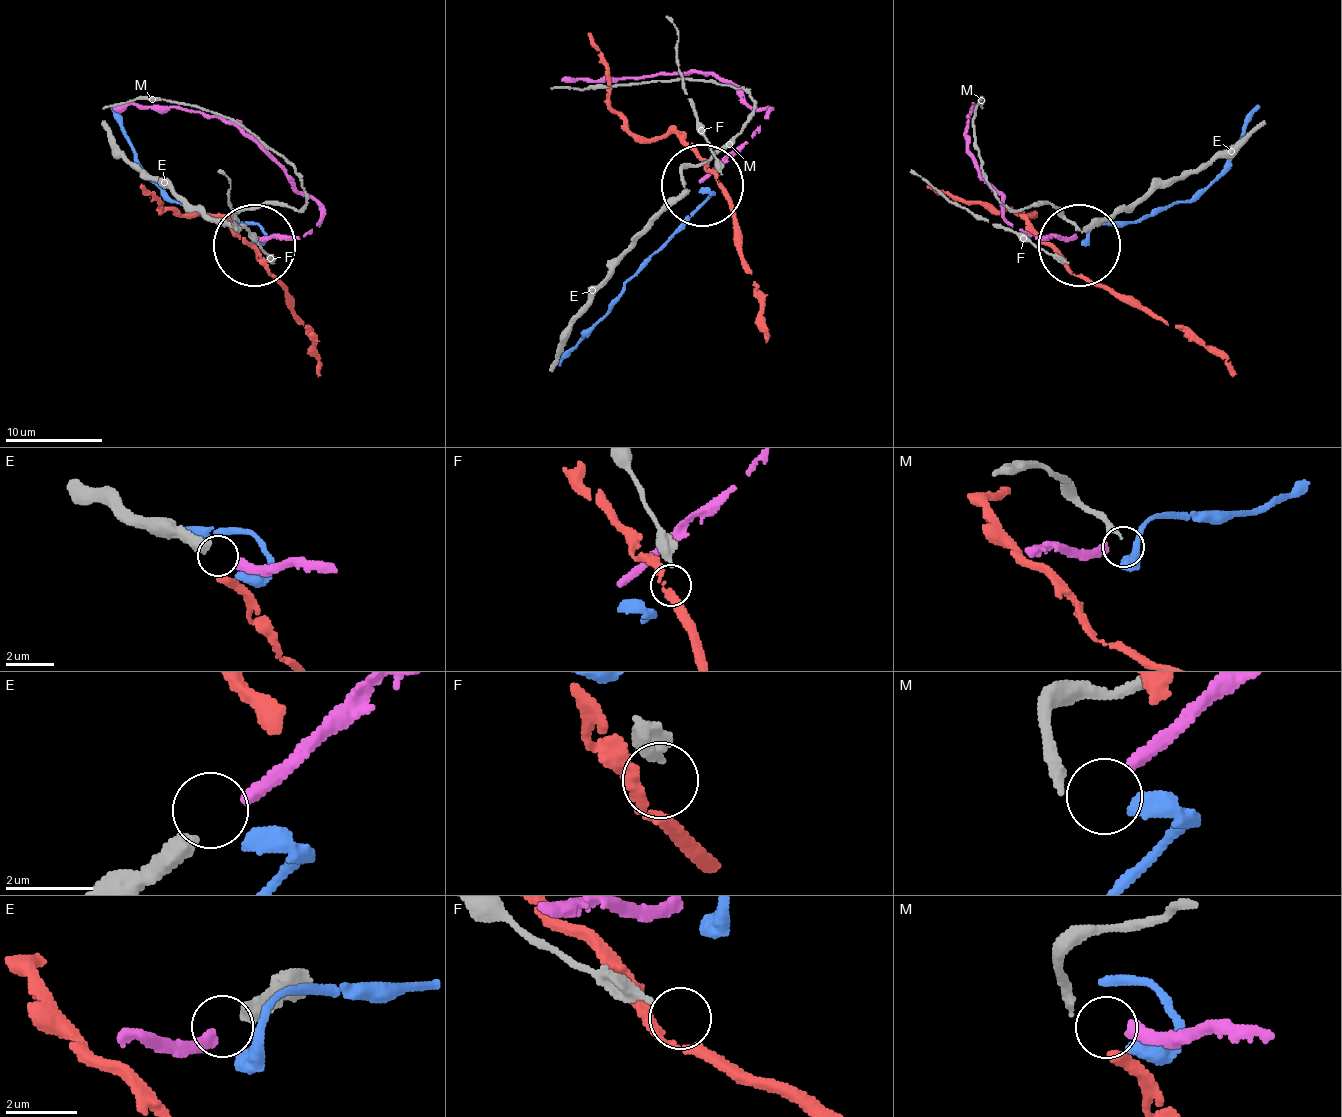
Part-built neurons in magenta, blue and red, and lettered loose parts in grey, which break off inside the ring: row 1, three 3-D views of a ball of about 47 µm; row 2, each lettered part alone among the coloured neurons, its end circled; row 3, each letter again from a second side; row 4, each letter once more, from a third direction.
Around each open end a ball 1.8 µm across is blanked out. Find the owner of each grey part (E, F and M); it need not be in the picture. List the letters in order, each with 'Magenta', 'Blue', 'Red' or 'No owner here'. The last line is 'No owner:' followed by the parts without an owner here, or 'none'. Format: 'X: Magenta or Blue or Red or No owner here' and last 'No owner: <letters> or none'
E: Magenta
F: No owner here
M: Blue
No owner: F

